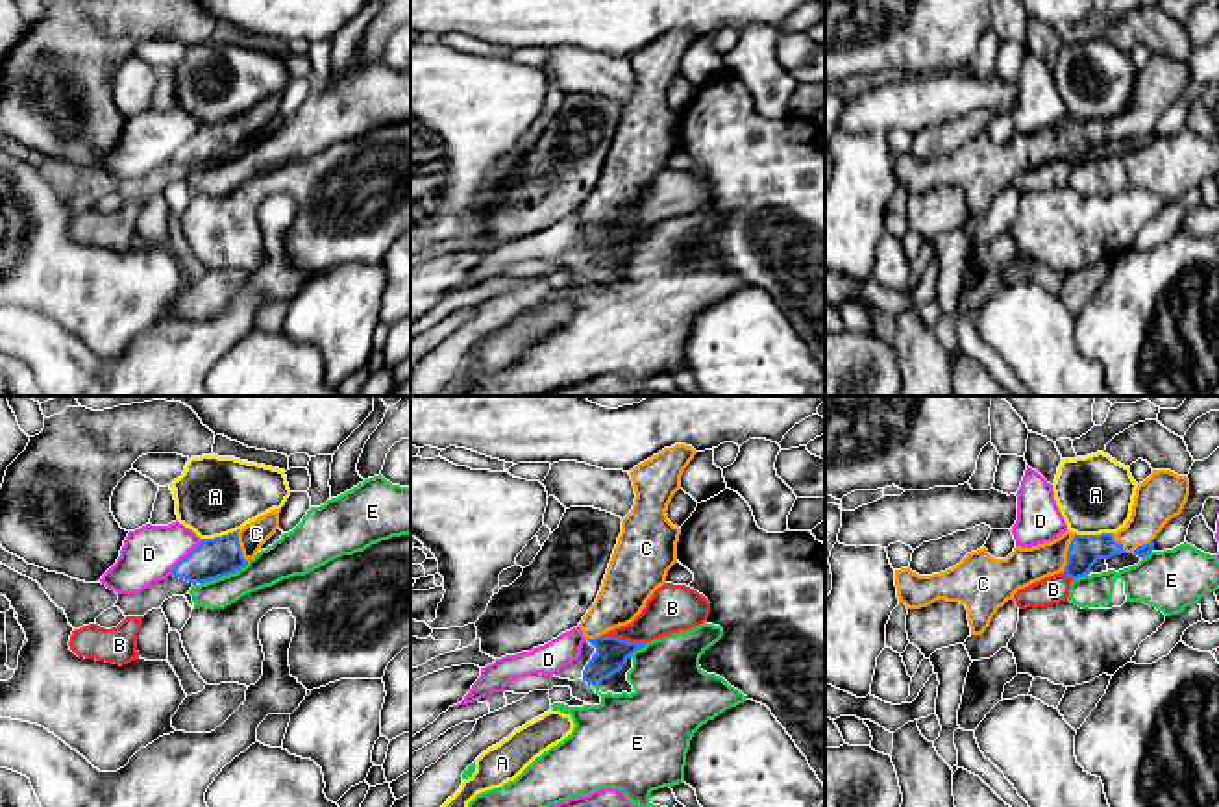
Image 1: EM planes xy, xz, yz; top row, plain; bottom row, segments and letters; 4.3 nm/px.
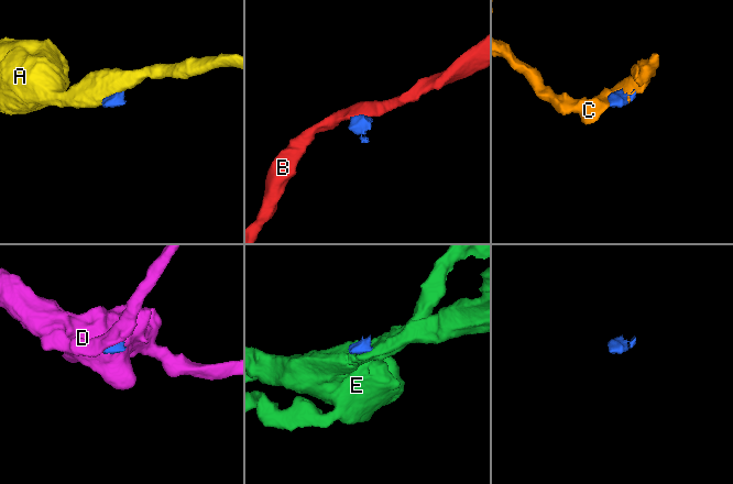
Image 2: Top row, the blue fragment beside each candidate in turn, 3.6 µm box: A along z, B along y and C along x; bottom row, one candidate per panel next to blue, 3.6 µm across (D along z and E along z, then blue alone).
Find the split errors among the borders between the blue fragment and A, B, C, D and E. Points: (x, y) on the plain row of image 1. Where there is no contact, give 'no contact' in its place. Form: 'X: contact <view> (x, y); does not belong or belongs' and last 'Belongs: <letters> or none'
A: contact yz (1094, 121); does not belong
B: contact xz (624, 226); does not belong
C: contact yz (1068, 139); belongs
D: contact xy (185, 143); does not belong
E: contact xy (224, 160); does not belong
Belongs: C

